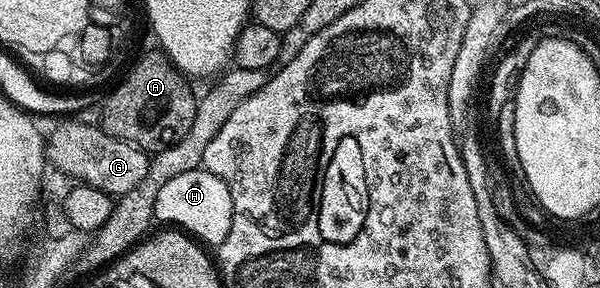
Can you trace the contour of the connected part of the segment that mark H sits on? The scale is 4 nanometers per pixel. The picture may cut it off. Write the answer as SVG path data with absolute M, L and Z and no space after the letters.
M204 169L179 173L179 177L171 177L163 189L159 189L159 197L155 197L155 216L162 224L172 225L193 236L202 244L220 245L231 229L233 202L227 185L215 173Z

